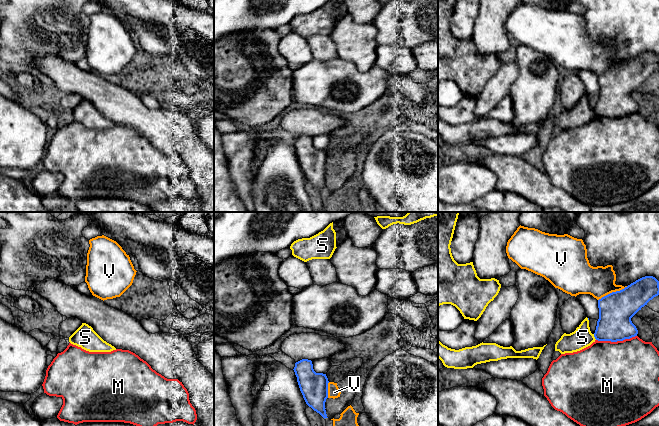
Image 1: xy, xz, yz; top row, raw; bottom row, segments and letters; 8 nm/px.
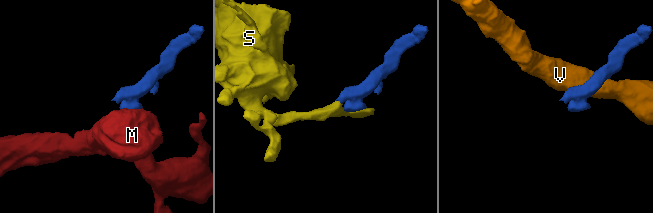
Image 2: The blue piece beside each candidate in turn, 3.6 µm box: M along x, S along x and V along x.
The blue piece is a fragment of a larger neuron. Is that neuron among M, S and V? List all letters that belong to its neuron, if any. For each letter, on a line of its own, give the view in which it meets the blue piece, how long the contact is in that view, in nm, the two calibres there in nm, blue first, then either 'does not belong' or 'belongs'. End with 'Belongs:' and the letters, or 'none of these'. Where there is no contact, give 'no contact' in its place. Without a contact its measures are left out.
M: meets blue in yz; contact 340 nm long; 280 nm thick on the blue side, 500 nm on the other; does not belong
S: meets blue in yz; contact 50 nm long; 280 nm thick on the blue side, 160 nm on the other; belongs
V: meets blue in yz; contact 260 nm long; 280 nm thick on the blue side, 240 nm on the other; does not belong
Belongs: S

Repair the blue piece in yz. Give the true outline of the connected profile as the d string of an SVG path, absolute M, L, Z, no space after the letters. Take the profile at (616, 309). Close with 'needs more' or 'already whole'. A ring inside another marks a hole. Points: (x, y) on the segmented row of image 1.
M645 276L599 299L595 339L617 342L637 336L638 330L631 318L658 295L659 281L653 276Z; already whole

